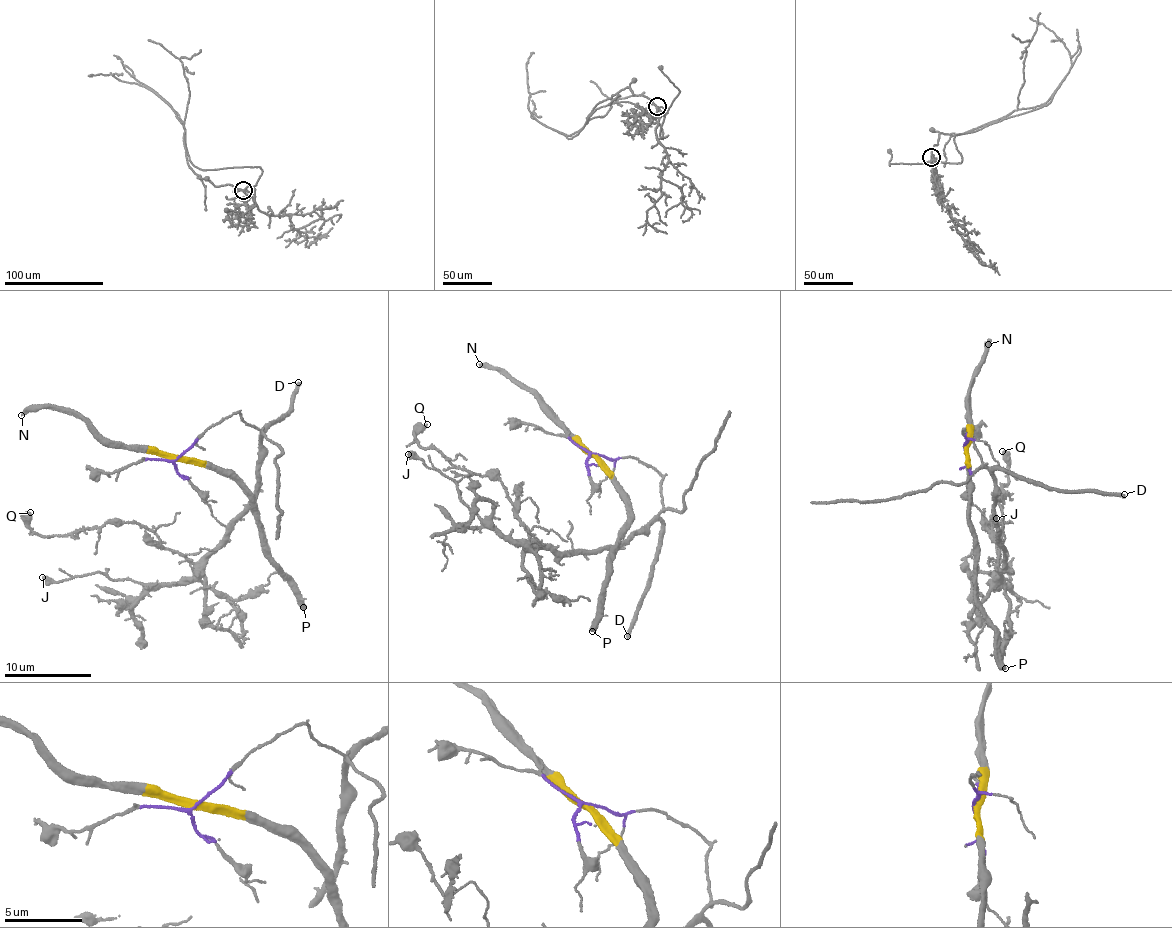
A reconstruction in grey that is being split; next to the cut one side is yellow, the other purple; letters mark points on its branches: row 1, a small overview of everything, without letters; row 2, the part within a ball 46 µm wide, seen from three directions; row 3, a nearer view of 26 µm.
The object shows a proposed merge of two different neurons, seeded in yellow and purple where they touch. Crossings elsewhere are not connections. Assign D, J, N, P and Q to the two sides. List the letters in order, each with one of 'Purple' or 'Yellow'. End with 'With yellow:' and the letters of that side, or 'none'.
D: Purple
J: Purple
N: Yellow
P: Yellow
Q: Purple
With yellow: N, P

